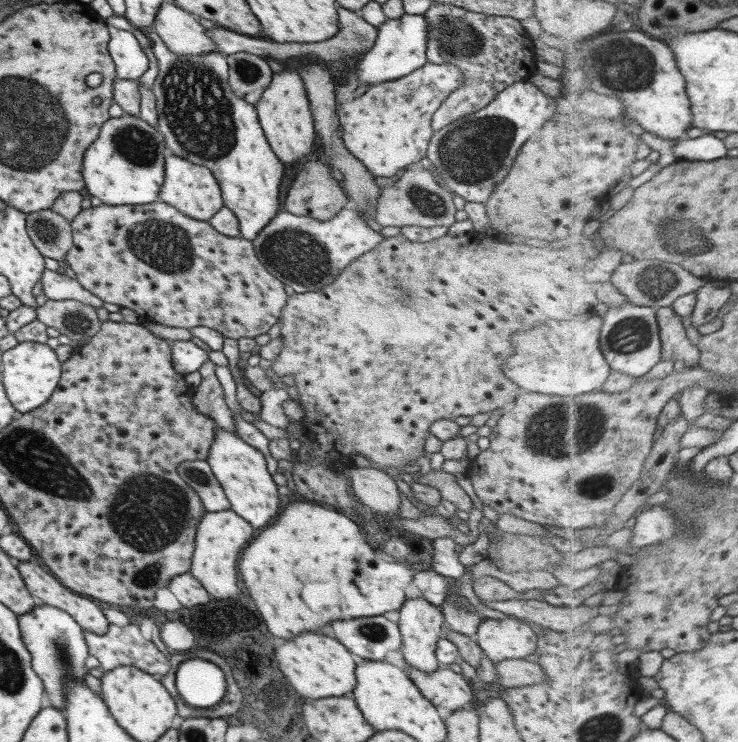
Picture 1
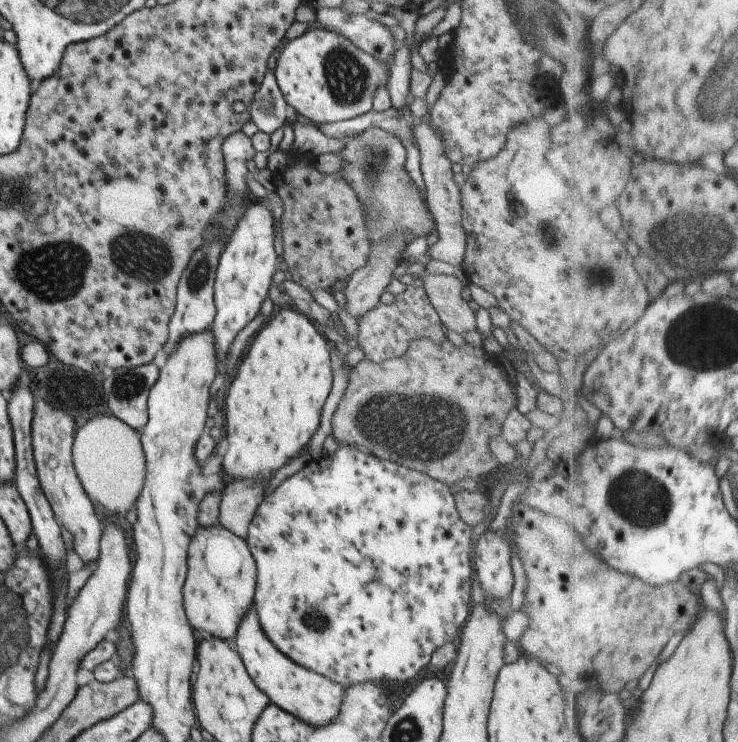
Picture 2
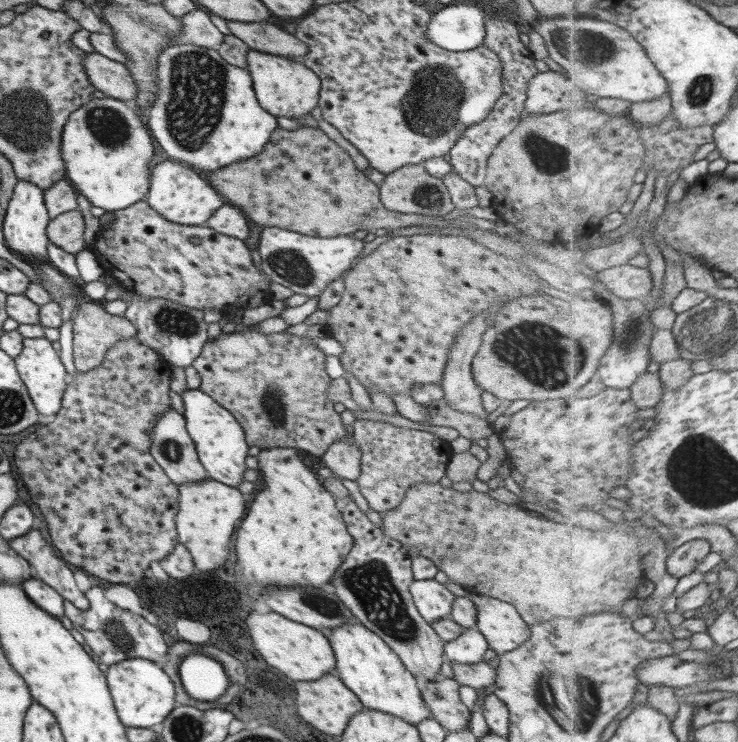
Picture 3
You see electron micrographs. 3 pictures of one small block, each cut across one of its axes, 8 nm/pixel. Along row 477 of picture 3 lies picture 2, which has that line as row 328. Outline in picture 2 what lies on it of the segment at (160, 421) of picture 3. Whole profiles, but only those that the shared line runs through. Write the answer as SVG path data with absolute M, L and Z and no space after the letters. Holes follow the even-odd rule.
M212 225L203 233L204 244L194 251L186 268L180 273L180 280L176 283L174 310L168 318L167 337L162 350L169 357L178 346L178 343L187 336L206 332L215 315L212 300L212 285L214 284L215 270L219 256L227 244L227 228Z

